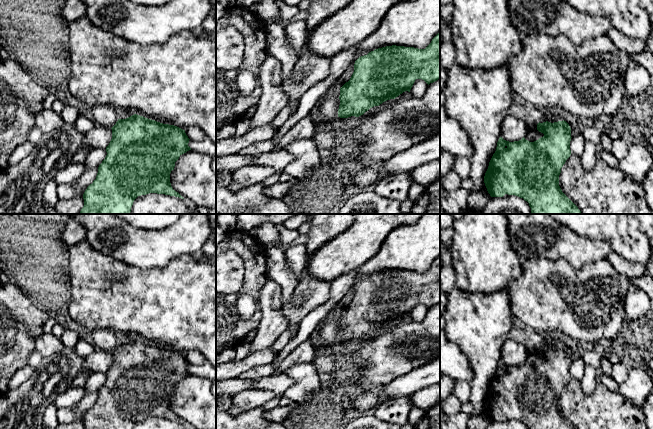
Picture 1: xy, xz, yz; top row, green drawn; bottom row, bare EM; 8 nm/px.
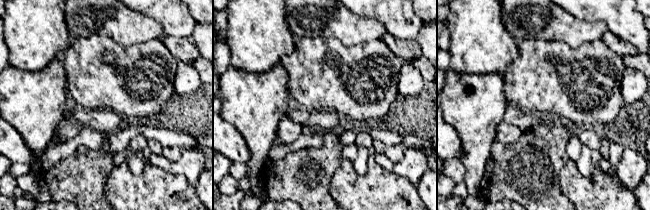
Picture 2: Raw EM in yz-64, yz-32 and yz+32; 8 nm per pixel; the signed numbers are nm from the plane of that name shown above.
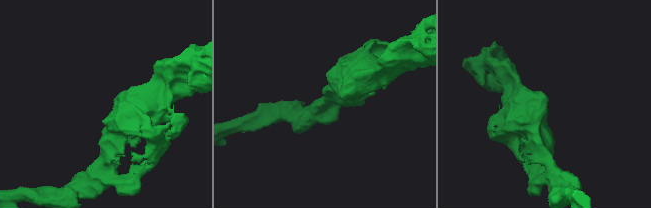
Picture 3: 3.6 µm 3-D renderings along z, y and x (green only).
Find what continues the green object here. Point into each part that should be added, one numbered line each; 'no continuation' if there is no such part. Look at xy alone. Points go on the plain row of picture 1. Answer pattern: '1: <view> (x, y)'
no continuation

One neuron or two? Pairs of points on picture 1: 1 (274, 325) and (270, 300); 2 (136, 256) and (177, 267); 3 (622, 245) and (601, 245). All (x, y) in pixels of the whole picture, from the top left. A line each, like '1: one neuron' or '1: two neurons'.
1: one neuron
2: two neurons
3: two neurons

